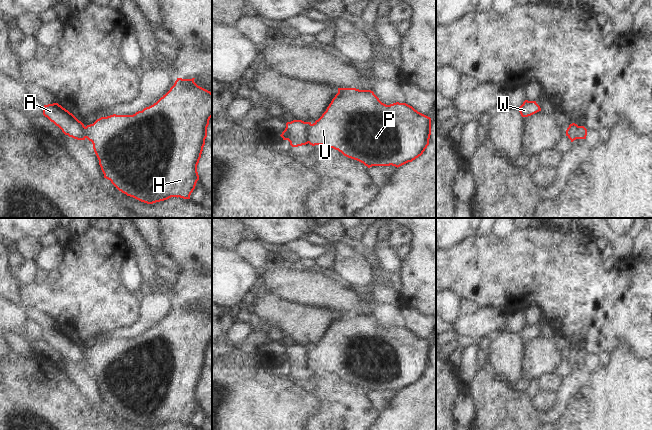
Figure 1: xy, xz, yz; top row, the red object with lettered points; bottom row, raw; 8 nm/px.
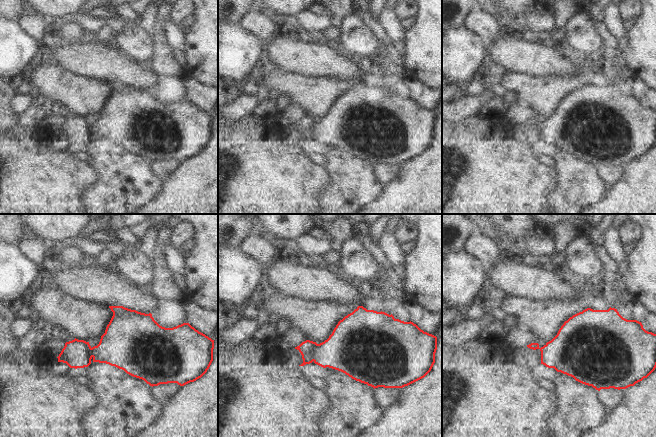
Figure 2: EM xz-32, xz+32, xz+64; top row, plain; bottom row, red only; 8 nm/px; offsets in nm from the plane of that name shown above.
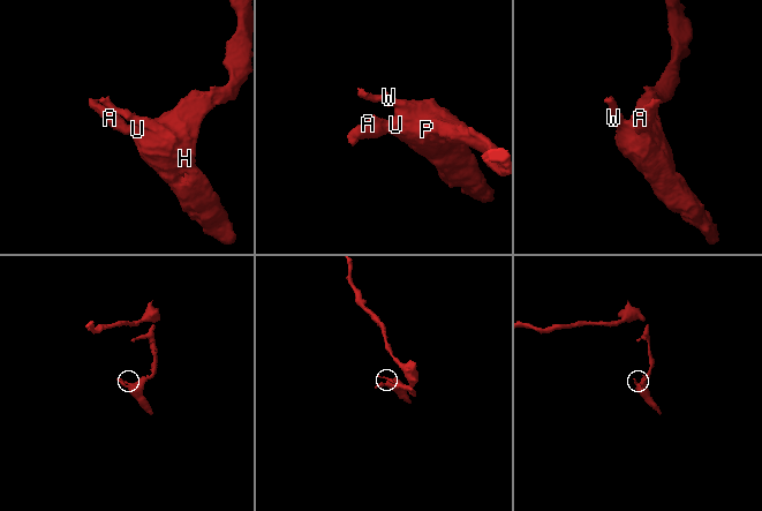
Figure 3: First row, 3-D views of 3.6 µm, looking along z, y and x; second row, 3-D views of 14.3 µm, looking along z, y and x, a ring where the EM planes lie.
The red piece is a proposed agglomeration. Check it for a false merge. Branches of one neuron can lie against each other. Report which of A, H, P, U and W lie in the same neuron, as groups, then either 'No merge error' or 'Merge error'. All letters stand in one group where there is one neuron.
Groups: A / H P U W. Merge error.

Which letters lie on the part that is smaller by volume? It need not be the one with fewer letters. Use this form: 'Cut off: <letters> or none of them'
Cut off: A.

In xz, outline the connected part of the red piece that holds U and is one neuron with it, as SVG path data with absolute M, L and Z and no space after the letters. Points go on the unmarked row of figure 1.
M338 312L338 317L332 323L322 340L309 352L309 368L325 369L341 376L344 380L363 387L368 392L372 390L400 391L412 386L423 378L429 369L431 359L431 342L418 336L406 327L386 329L371 314L356 312Z

